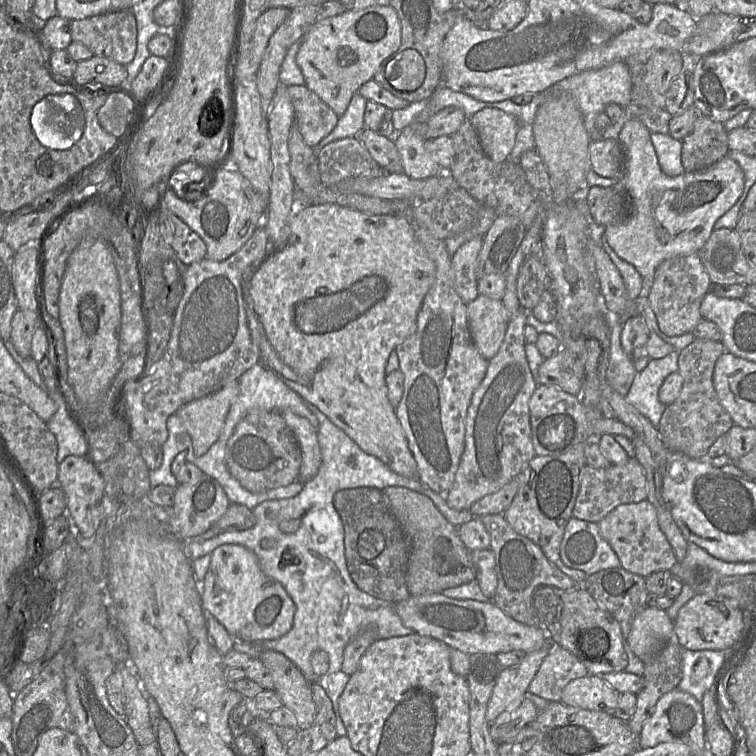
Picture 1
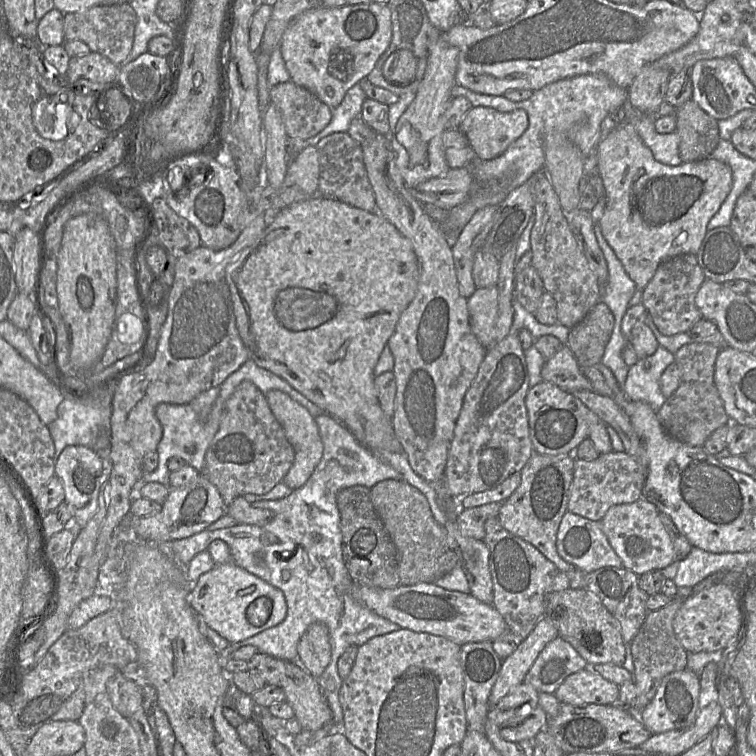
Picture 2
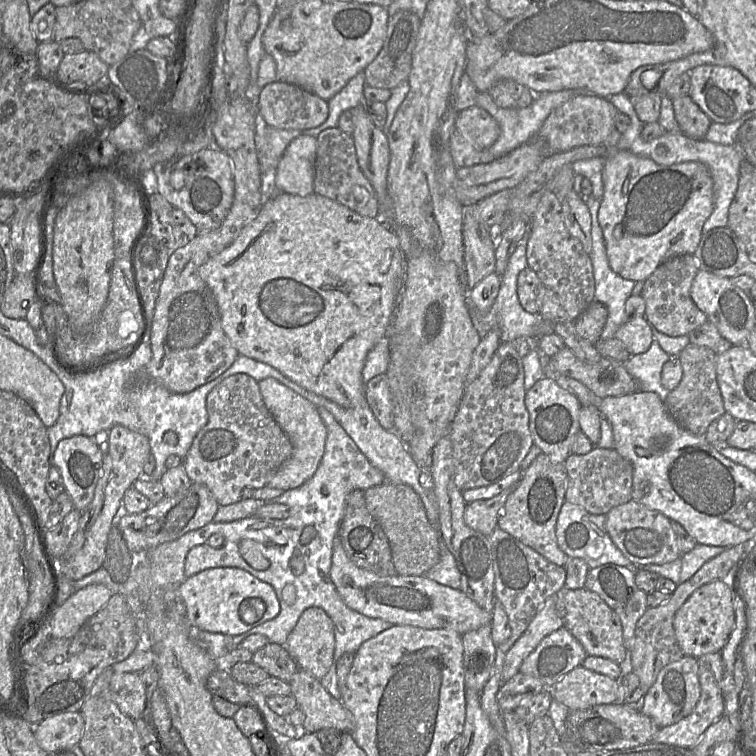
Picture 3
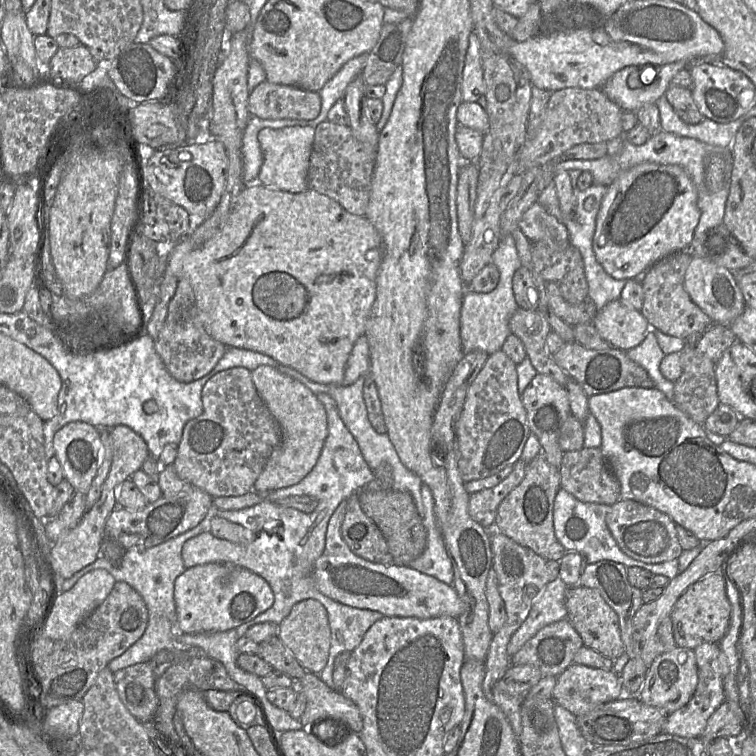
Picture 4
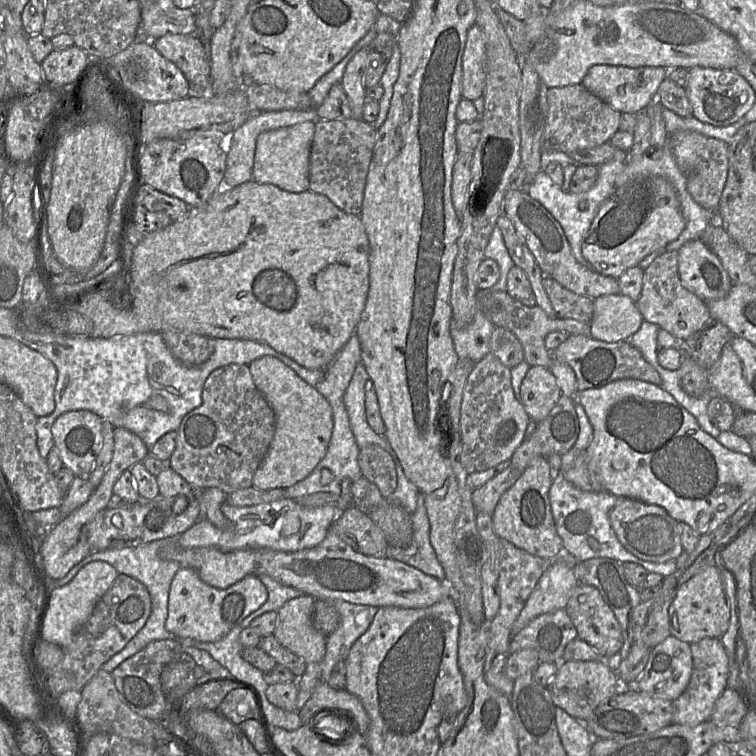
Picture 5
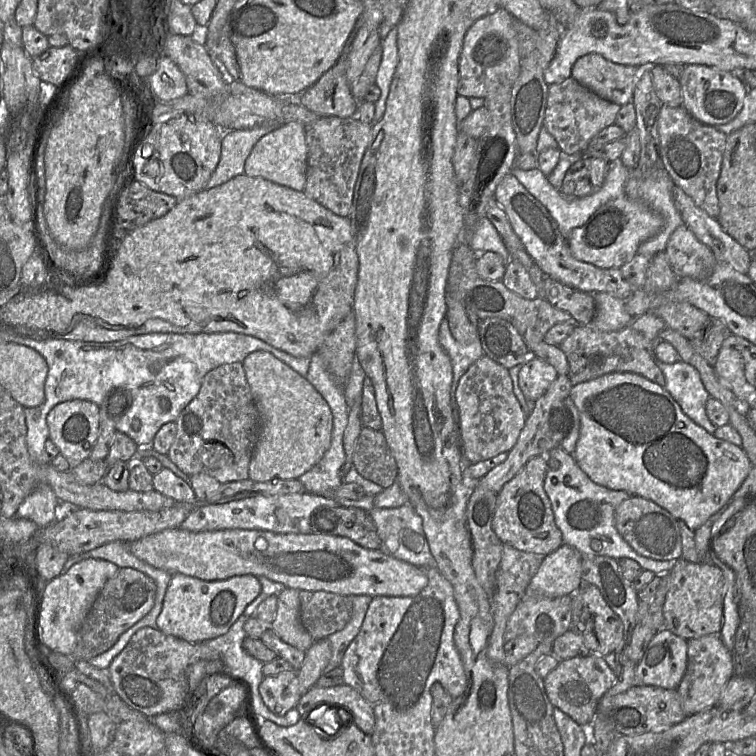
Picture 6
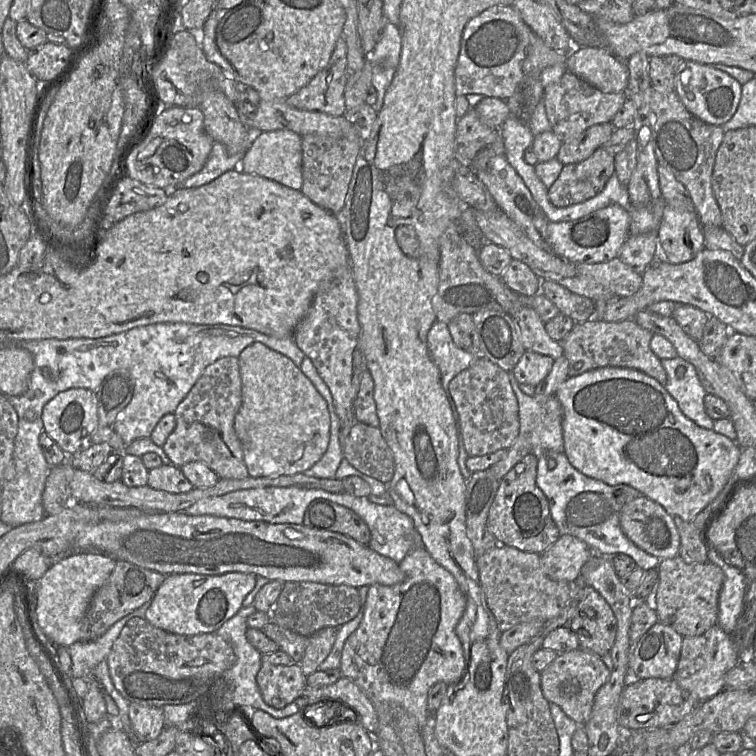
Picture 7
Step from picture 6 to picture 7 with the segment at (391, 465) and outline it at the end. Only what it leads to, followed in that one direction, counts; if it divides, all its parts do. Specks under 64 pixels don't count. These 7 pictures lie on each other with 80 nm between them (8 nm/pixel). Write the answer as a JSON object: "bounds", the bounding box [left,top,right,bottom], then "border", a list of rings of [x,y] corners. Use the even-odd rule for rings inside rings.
{"bounds":[342,422,393,485],"border":[[[355,422],[343,442],[342,453],[356,470],[385,485],[393,477],[393,456],[378,427]]]}

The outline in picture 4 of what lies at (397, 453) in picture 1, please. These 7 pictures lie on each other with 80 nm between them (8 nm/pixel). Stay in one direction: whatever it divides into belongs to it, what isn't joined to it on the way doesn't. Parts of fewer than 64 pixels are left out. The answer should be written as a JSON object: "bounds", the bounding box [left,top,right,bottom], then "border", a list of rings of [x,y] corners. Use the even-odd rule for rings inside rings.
{"bounds":[167,183,383,385],"border":[[[255,183],[247,184],[238,196],[225,225],[212,238],[202,244],[195,244],[188,235],[175,242],[168,256],[167,268],[172,269],[172,273],[183,273],[189,280],[195,295],[198,319],[213,339],[226,347],[248,349],[270,356],[314,382],[342,385],[347,360],[356,340],[364,335],[366,322],[376,299],[376,277],[383,257],[382,238],[364,216],[347,212],[335,200],[311,189],[289,193]]]}

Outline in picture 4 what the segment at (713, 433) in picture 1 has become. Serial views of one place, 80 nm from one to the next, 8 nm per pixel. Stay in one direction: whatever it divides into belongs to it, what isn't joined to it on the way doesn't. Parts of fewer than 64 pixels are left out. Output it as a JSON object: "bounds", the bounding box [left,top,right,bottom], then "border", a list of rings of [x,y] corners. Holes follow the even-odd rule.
{"bounds":[671,347,720,426],"border":[[[688,347],[679,354],[682,373],[674,384],[671,401],[691,420],[704,426],[720,404],[715,377],[716,363]]]}

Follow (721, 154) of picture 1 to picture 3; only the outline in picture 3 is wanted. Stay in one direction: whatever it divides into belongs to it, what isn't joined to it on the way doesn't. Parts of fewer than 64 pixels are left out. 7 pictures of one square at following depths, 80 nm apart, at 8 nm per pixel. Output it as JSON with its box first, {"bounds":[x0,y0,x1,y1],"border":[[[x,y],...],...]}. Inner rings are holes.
{"bounds":[672,94,712,140],"border":[[[689,94],[673,99],[672,104],[682,133],[695,140],[704,140],[712,121]]]}

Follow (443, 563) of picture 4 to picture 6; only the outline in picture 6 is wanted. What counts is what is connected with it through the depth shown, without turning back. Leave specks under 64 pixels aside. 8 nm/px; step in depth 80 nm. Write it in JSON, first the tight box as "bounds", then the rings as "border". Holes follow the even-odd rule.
{"bounds":[367,504,436,568],"border":[[[405,504],[397,508],[373,507],[367,513],[377,530],[380,539],[380,552],[418,568],[436,567],[423,531],[422,519],[410,505]]]}

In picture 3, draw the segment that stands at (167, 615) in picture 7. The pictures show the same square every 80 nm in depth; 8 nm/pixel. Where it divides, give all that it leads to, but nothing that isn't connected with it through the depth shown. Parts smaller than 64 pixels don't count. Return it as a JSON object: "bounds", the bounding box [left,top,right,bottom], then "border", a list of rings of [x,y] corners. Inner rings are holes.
{"bounds":[178,567,280,637],"border":[[[236,567],[202,570],[186,578],[178,587],[185,616],[194,630],[221,633],[234,637],[275,618],[280,603],[274,588],[249,572]]]}

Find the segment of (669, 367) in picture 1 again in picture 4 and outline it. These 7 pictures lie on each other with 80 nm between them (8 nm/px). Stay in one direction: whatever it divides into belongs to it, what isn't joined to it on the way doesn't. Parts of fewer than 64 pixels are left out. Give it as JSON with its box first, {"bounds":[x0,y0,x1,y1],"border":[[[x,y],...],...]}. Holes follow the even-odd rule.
{"bounds":[626,327,675,400],"border":[[[650,327],[645,339],[638,346],[626,353],[632,361],[647,371],[654,387],[663,392],[669,400],[672,400],[675,383],[667,380],[661,373],[660,363],[665,354],[658,344],[653,328]]]}

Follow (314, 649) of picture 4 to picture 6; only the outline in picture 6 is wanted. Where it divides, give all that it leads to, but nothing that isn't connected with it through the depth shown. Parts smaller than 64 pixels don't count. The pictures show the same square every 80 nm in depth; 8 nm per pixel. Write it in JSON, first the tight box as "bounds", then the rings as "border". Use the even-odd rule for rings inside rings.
{"bounds":[272,587,315,652],"border":[[[285,587],[279,593],[272,629],[284,642],[306,652],[315,640],[301,621],[299,592]]]}

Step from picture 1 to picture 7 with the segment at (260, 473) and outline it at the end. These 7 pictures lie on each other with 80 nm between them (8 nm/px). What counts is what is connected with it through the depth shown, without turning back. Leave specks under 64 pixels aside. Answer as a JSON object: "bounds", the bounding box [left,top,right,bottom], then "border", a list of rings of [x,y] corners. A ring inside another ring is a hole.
{"bounds":[162,357,249,480],"border":[[[223,357],[205,368],[186,397],[177,406],[174,416],[176,426],[162,449],[173,465],[182,467],[189,462],[202,462],[221,479],[242,480],[249,477],[243,460],[241,443],[234,430],[234,418],[242,402],[242,382],[238,357]]]}

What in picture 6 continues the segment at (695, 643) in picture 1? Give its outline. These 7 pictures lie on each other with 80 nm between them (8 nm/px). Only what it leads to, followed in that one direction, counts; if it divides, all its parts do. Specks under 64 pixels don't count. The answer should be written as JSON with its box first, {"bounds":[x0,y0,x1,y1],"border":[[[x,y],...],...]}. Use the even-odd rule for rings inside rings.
{"bounds":[663,558,724,640],"border":[[[683,558],[674,561],[667,573],[670,587],[663,605],[665,627],[685,640],[712,633],[720,634],[723,624],[724,577],[713,563],[691,563]]]}

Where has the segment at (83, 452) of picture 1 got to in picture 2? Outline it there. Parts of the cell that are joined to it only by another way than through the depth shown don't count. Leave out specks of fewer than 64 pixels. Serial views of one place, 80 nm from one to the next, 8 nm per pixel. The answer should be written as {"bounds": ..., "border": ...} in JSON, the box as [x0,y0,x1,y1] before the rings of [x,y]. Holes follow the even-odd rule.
{"bounds":[48,395,111,461],"border":[[[65,395],[57,409],[57,418],[48,425],[54,441],[54,461],[65,447],[71,445],[95,446],[97,436],[109,427],[111,406],[103,406],[95,396],[78,399]]]}

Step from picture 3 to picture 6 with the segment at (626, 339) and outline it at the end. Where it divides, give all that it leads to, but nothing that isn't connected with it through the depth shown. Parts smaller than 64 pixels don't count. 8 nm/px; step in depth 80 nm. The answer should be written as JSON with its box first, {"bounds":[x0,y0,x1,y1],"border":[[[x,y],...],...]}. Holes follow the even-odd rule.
{"bounds":[592,293,634,332],"border":[[[607,293],[594,294],[596,314],[592,326],[604,332],[621,330],[632,324],[634,318],[626,311],[625,301]]]}

